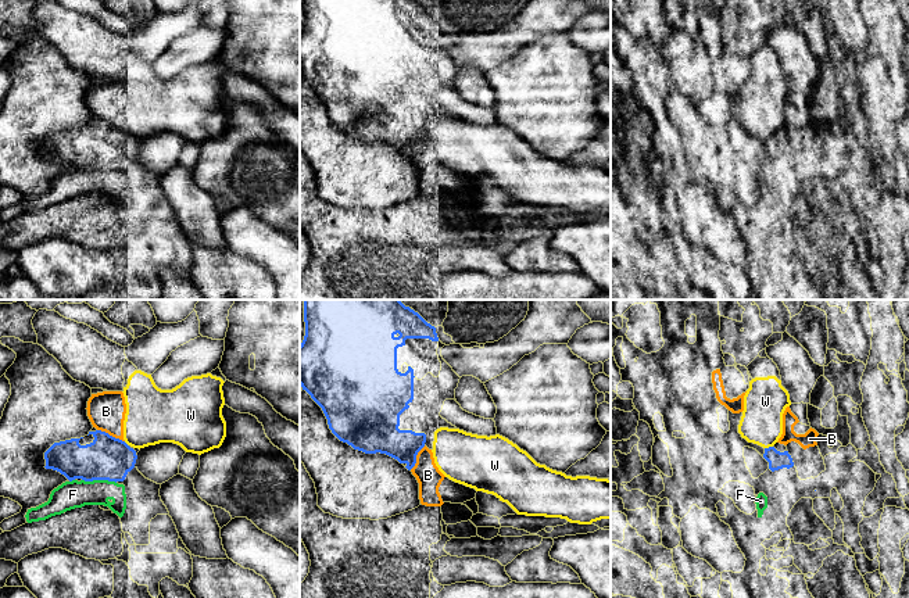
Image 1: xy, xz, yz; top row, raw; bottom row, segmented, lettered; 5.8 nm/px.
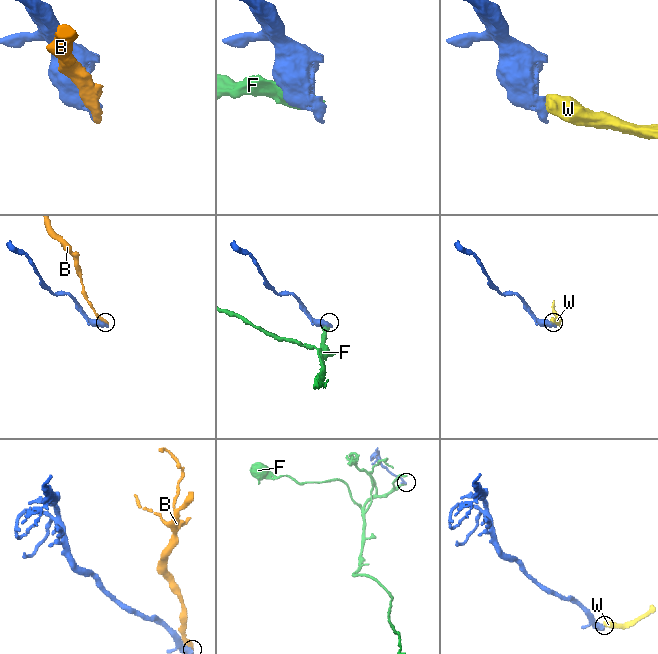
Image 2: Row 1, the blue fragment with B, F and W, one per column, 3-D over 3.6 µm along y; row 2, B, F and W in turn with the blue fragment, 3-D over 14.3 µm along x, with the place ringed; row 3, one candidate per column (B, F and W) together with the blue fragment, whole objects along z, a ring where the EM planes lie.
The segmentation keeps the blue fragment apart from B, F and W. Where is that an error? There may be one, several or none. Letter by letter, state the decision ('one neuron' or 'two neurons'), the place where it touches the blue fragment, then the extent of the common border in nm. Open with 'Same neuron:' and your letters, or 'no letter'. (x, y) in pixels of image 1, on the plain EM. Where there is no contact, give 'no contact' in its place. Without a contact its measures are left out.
Same neuron: no letter
B: two neurons; meets blue in xy at (111, 125); contact 180 nm long
F: two neurons; meets blue in xy at (99, 168); contact 200 nm long
W: two neurons; meets blue in yz at (769, 136); contact 50 nm long

